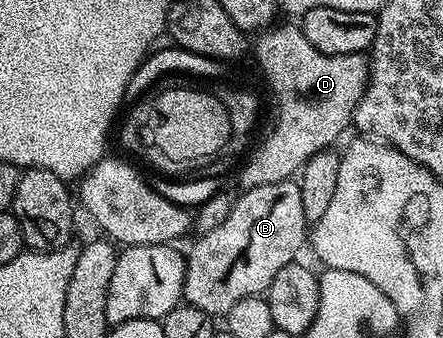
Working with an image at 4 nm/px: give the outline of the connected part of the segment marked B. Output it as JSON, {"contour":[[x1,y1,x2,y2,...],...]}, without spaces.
{"contour":[[294,179,282,180,281,182,269,182,265,186,257,186,256,188,248,188,242,193,243,197,236,199,232,203,229,214,225,218,225,222,221,222,221,226,217,226,213,230,202,233,198,237,199,241,191,248,191,253,186,253,187,273,185,274,185,282,183,283,183,300,188,304,192,304,197,310,206,312,212,318,222,317,235,306,237,302,241,302,241,298,249,298,266,293,268,286,273,282,273,278,277,274,277,270,281,270,281,266,292,263,296,259,295,256,299,252,299,247,304,247,305,237,309,232,309,221,305,218,305,210,301,207,301,190,298,183]]}

